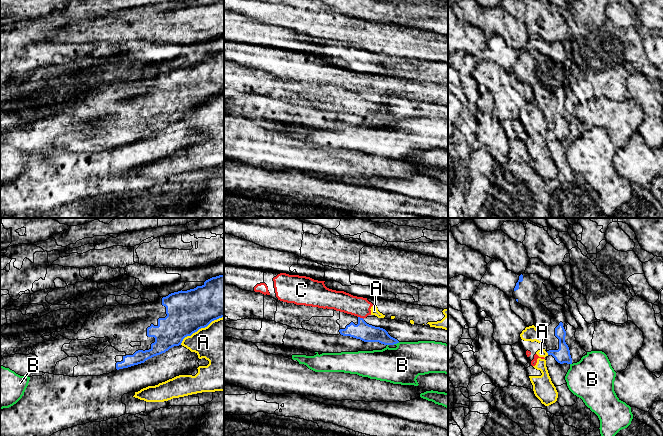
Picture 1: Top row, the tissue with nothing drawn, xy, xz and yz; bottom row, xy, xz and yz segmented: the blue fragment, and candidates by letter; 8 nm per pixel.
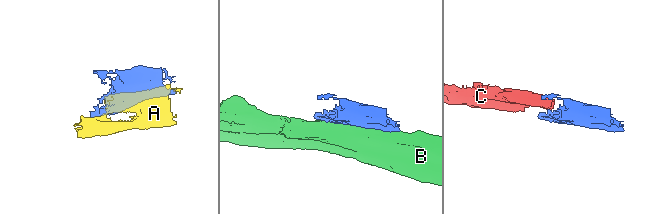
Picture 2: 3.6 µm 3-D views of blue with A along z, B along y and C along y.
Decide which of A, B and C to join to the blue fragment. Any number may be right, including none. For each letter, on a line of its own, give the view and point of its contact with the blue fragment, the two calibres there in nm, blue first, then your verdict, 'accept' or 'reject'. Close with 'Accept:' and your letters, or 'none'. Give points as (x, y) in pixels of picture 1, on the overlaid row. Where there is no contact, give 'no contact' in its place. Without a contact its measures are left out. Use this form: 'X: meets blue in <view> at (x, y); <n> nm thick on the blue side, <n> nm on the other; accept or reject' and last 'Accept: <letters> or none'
A: meets blue in xy at (200, 328); 340 nm thick on the blue side, 380 nm on the other; reject
B: meets blue in xz at (396, 343); 140 nm thick on the blue side, 300 nm on the other; reject
C: meets blue in xz at (361, 318); 140 nm thick on the blue side, 160 nm on the other; reject
Accept: none

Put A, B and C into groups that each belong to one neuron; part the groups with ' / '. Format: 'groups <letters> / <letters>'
groups A C / B

